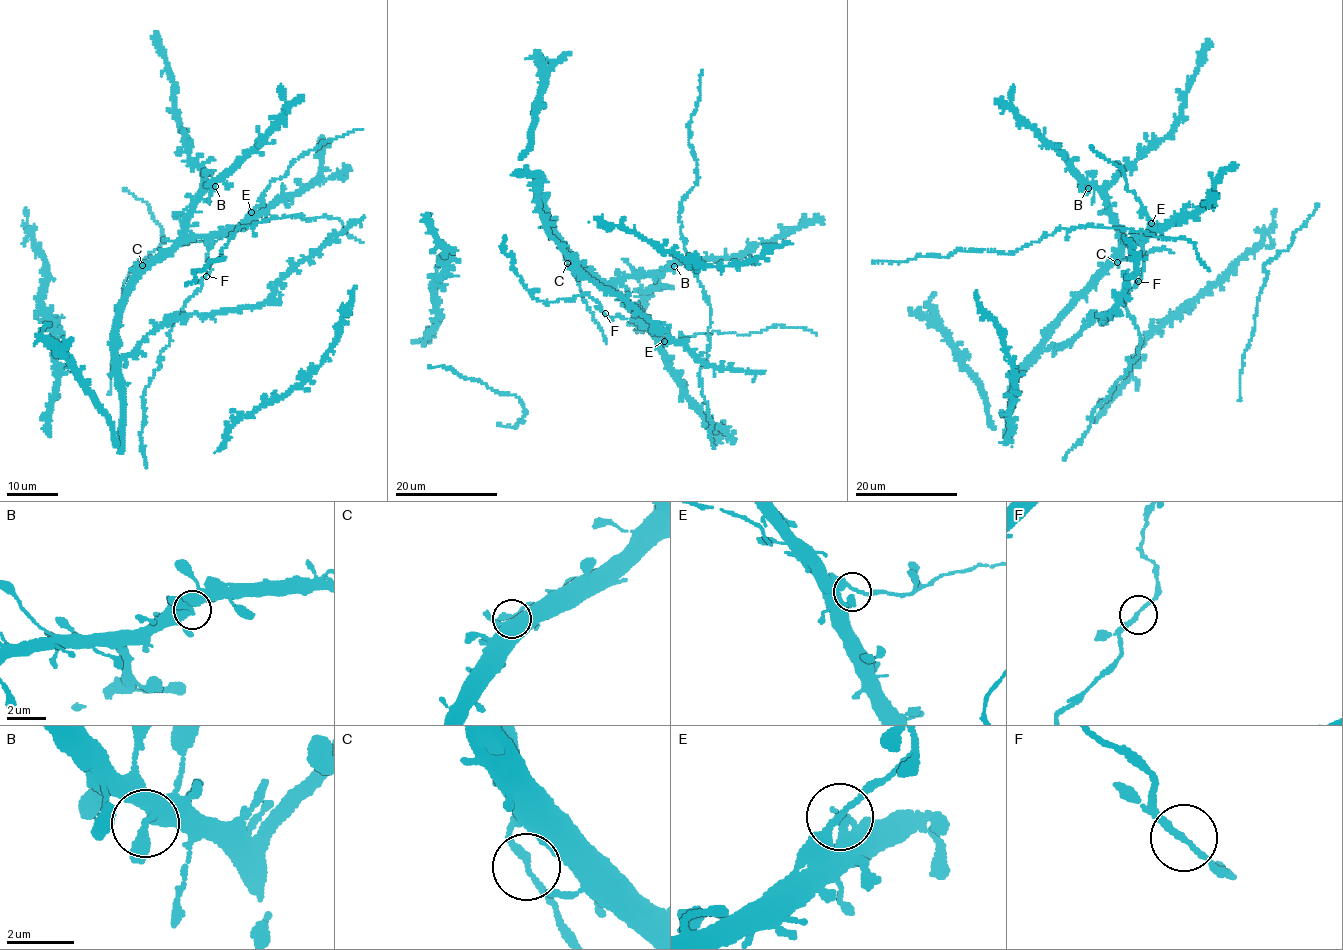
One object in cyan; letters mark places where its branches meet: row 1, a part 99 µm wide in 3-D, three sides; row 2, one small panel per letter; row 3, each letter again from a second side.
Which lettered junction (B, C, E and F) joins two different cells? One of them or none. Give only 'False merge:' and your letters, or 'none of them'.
False merge: C

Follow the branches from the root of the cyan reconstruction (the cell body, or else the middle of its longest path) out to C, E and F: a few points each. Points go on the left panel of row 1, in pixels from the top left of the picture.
C: (176, 245), (137, 266), (142, 265)
E: (176, 245), (227, 233), (251, 212)
F: (176, 245), (195, 238), (228, 234), (210, 246), (207, 256), (211, 268), (206, 275)

